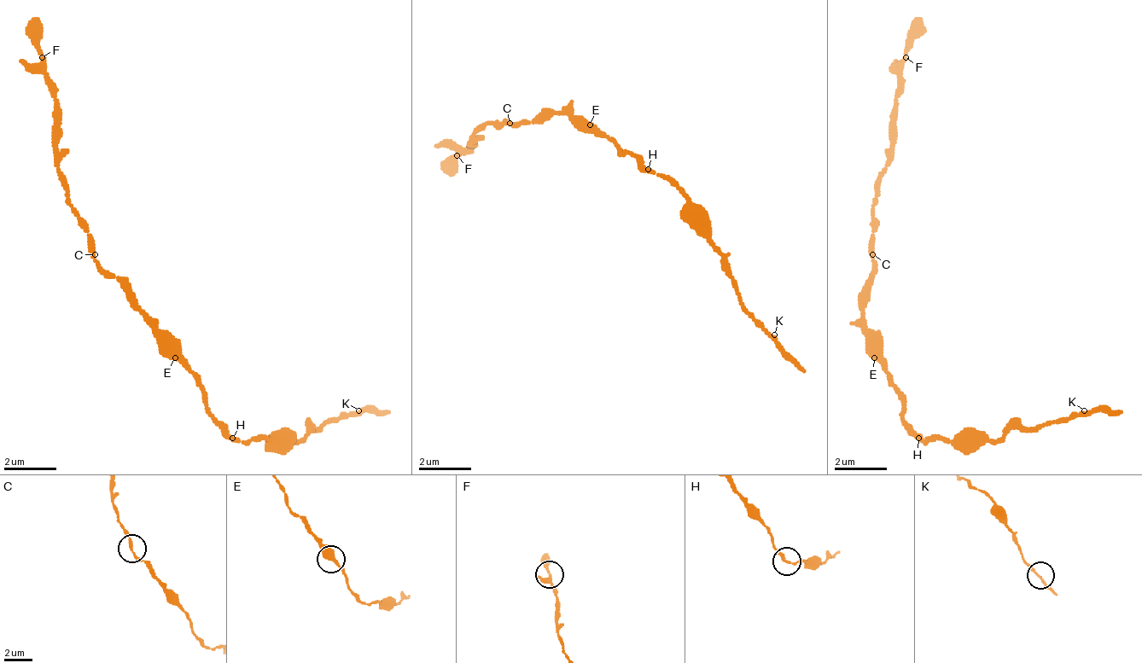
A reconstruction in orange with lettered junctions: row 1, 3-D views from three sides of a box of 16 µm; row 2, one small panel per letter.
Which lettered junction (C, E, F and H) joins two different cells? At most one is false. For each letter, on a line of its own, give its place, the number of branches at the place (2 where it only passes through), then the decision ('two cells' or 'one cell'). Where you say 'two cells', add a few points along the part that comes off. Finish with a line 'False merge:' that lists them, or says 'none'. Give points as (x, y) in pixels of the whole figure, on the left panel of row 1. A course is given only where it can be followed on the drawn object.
C: at (95, 254); 2 branches meet; one cell
E: at (175, 357); 2 branches meet; one cell
F: at (42, 57); 2 branches meet; one cell
H: at (232, 438); 2 branches meet; two cells; foreign part runs (234, 436), (273, 436), (293, 443), (306, 430), (392, 410)
False merge: H

